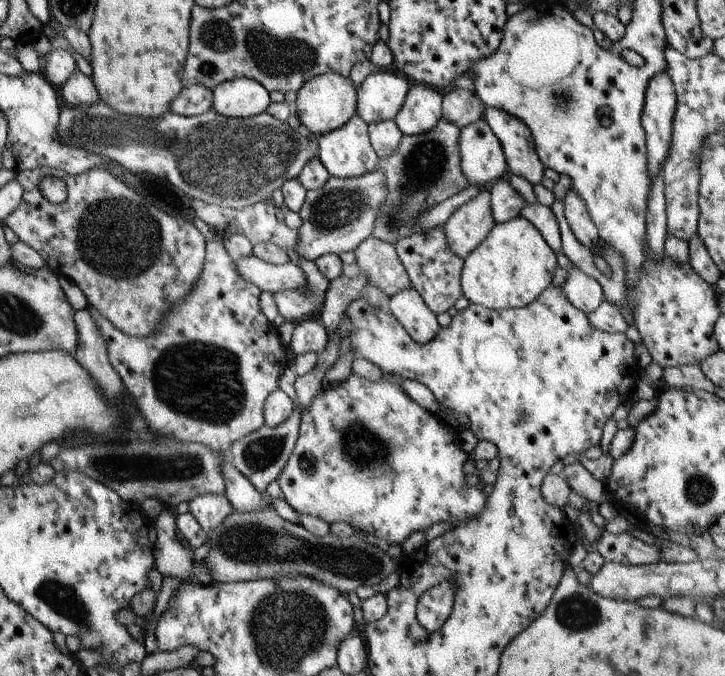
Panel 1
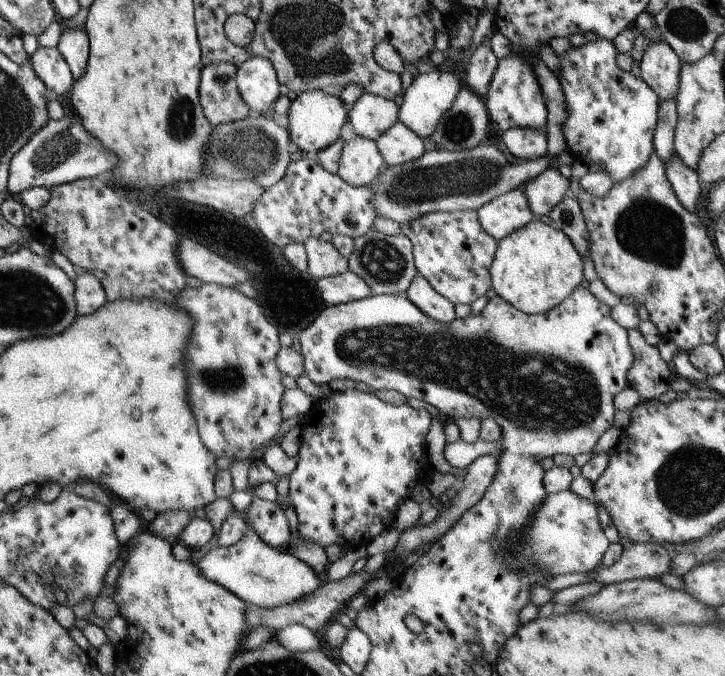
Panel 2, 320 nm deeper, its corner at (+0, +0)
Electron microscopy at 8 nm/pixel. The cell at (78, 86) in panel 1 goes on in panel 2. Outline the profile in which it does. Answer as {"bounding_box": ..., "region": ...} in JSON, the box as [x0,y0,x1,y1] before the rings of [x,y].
{"bounding_box":[56,25,89,80],"region":[[[65,25],[62,29],[60,28],[56,47],[63,60],[68,64],[73,80],[78,79],[84,73],[89,50],[84,25],[83,27]]]}

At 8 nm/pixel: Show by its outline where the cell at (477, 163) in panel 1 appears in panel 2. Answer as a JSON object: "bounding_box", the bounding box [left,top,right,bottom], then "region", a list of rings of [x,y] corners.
{"bounding_box":[497,127,546,160],"region":[[[511,127],[503,130],[497,138],[517,160],[533,160],[546,151],[546,133],[543,129]]]}

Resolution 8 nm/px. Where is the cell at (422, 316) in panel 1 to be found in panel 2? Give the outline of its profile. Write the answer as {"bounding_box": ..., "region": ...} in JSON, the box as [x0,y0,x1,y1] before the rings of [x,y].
{"bounding_box":[406,272,454,324],"region":[[[417,272],[406,288],[406,297],[423,314],[430,319],[449,324],[454,318],[454,304],[451,304],[444,296],[435,292],[430,284]]]}

